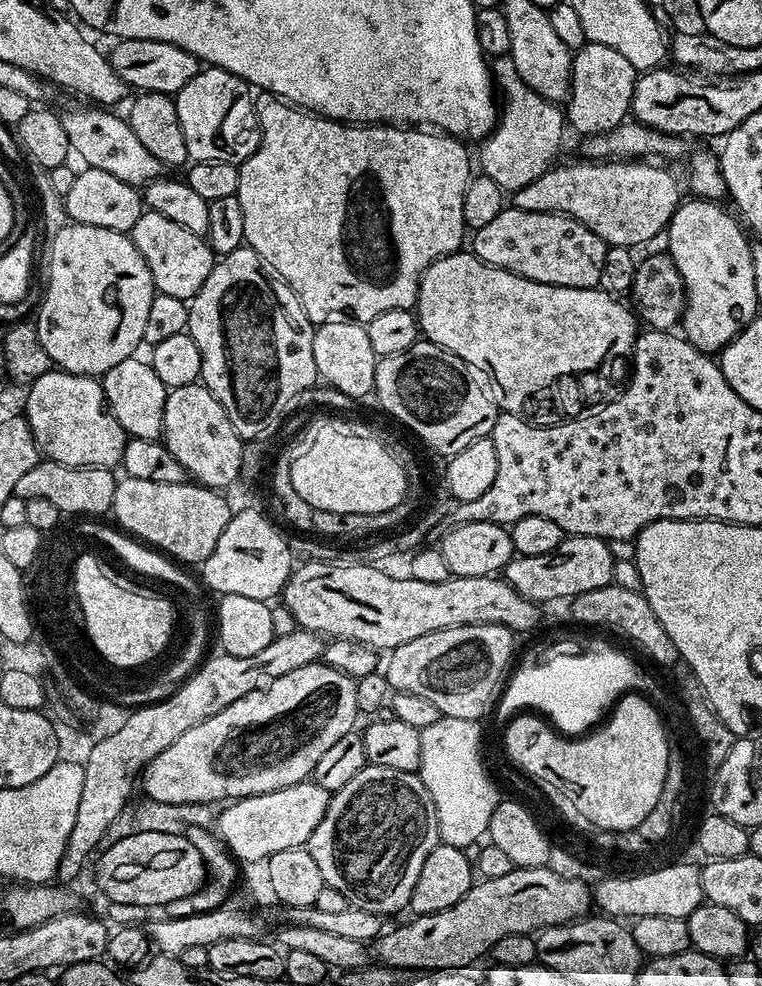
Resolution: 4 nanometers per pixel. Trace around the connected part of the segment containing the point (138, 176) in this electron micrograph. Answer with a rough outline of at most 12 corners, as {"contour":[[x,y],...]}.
{"contour":[[96,106],[60,116],[89,168],[147,186],[162,165],[123,115]]}

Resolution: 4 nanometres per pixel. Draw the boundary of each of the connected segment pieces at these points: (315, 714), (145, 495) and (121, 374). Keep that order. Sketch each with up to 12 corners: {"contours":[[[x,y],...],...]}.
{"contours":[[[317,662],[190,726],[144,765],[154,802],[215,805],[311,777],[357,726]],[[124,476],[111,515],[199,565],[234,514],[217,489]],[[147,359],[104,373],[104,402],[131,438],[161,439],[169,388]]]}

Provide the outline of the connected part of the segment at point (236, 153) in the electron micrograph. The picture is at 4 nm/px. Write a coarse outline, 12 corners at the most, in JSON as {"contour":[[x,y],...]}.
{"contour":[[201,67],[175,93],[189,161],[260,145],[250,85]]}

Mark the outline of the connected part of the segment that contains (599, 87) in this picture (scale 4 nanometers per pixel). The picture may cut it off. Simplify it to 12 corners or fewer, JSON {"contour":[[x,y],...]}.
{"contour":[[610,46],[575,49],[571,131],[597,136],[629,119],[638,69]]}

